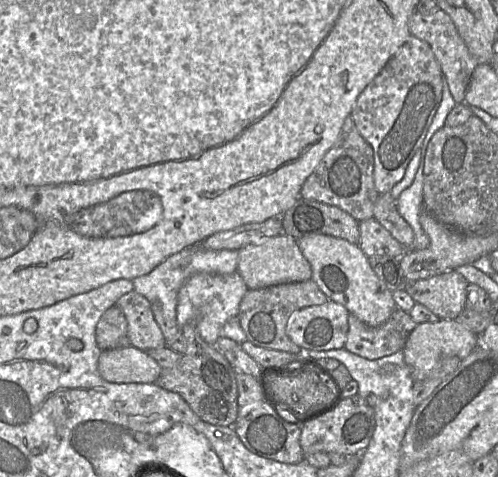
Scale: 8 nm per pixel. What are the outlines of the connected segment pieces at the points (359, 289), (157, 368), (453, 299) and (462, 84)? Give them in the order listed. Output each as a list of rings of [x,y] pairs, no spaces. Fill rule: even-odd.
[[[328,235],[304,237],[297,244],[310,264],[312,280],[327,296],[328,301],[343,305],[367,326],[381,326],[397,308],[392,292],[379,280],[359,245]]]
[[[131,345],[103,350],[98,373],[110,383],[156,383],[162,367],[145,351]]]
[[[456,271],[442,273],[422,280],[406,280],[404,290],[415,303],[425,306],[439,319],[455,320],[465,309],[467,280]]]
[[[440,8],[430,14],[420,14],[415,10],[409,20],[409,30],[412,36],[427,42],[431,47],[456,104],[465,102],[472,72],[479,64],[470,54],[449,15]]]

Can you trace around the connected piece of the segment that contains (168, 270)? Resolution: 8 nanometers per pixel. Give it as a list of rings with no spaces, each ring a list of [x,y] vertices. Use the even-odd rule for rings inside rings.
[[[197,244],[168,257],[150,273],[134,278],[133,289],[143,295],[151,304],[161,304],[165,315],[176,320],[178,292],[188,278],[197,273],[227,275],[237,270],[238,250],[209,250]]]

